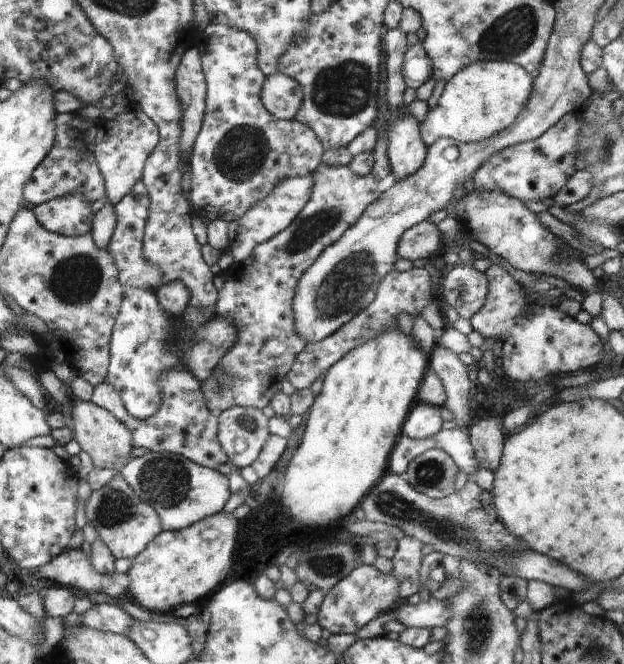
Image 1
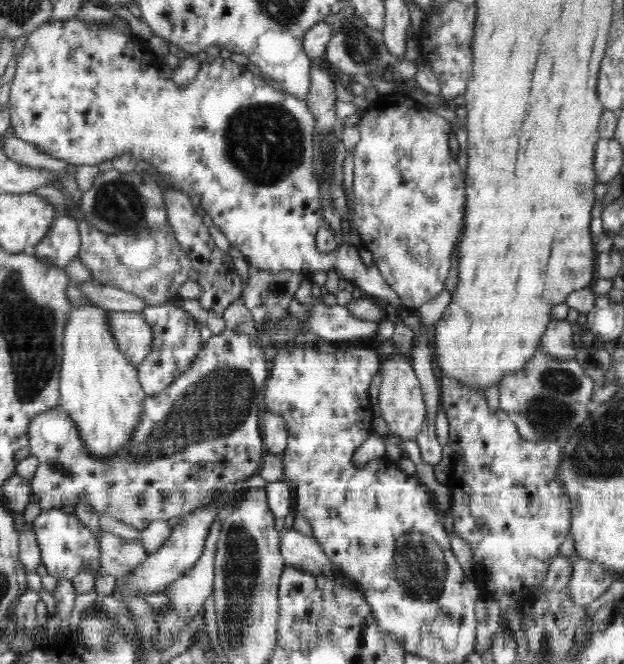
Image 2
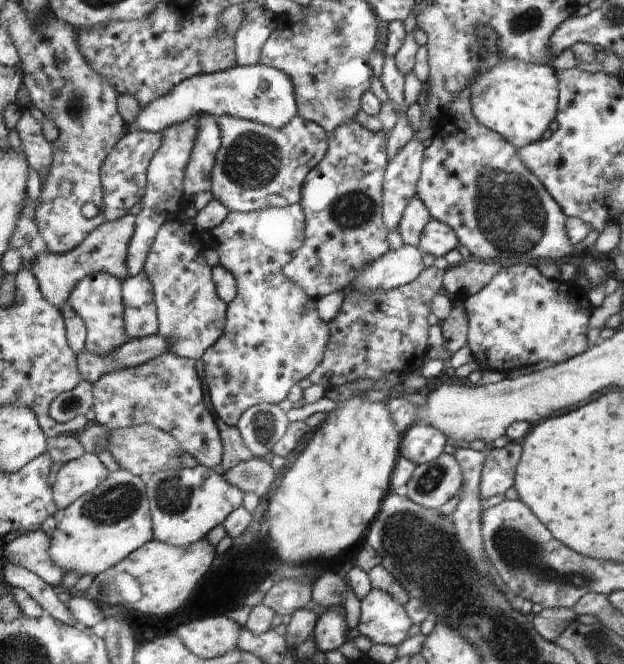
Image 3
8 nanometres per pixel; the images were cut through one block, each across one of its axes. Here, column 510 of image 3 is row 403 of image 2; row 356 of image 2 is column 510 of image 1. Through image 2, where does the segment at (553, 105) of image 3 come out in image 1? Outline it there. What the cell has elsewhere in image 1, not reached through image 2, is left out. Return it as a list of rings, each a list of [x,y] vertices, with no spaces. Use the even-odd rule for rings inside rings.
[[[488,60],[471,63],[444,86],[444,93],[434,109],[425,107],[427,118],[420,123],[419,128],[422,143],[427,148],[442,138],[460,143],[478,143],[499,134],[503,129],[514,124],[518,114],[527,106],[533,90],[533,80],[534,76],[513,63]]]

